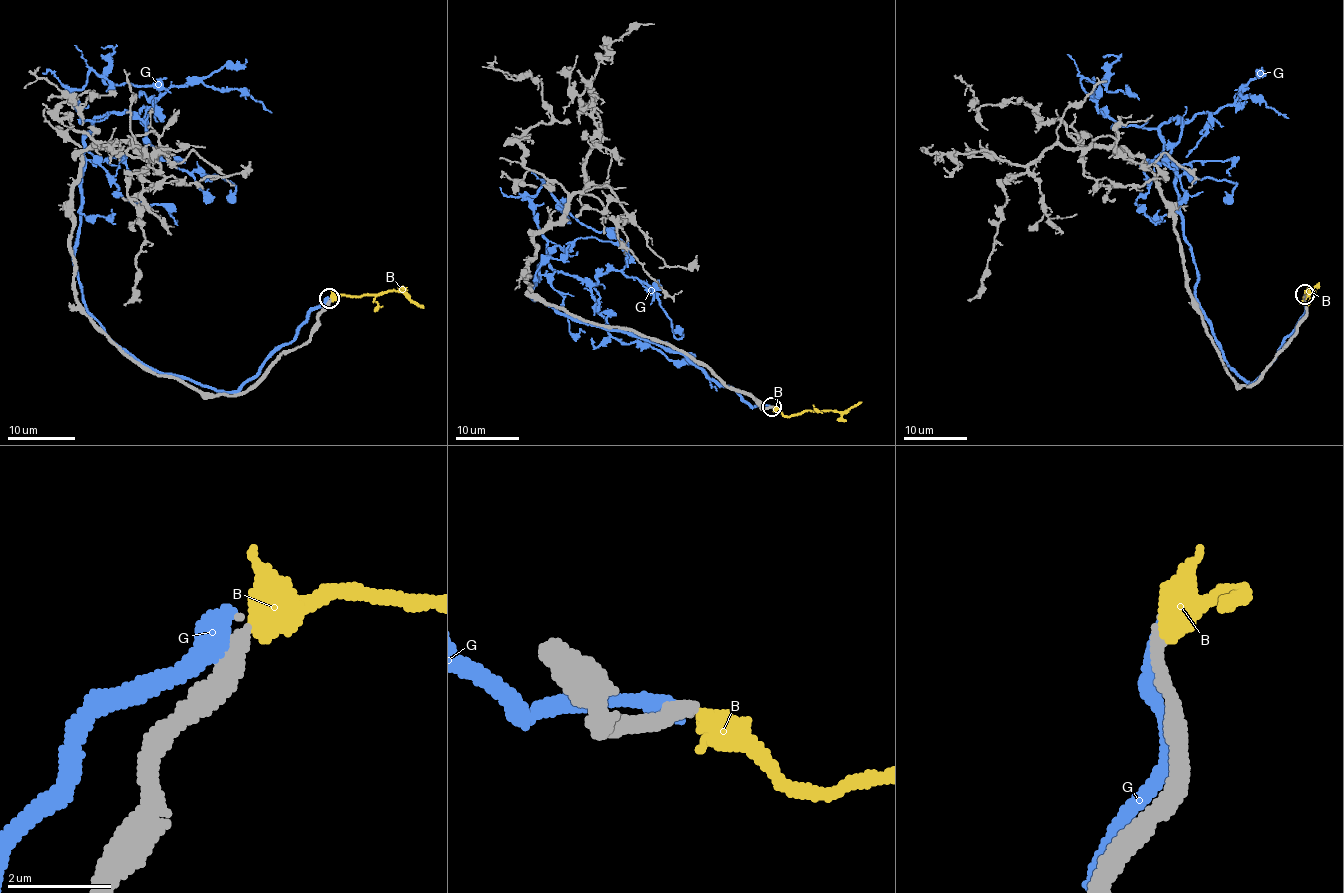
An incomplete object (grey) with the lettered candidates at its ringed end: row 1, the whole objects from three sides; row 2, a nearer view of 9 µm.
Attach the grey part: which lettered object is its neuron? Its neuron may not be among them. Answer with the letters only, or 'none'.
none

